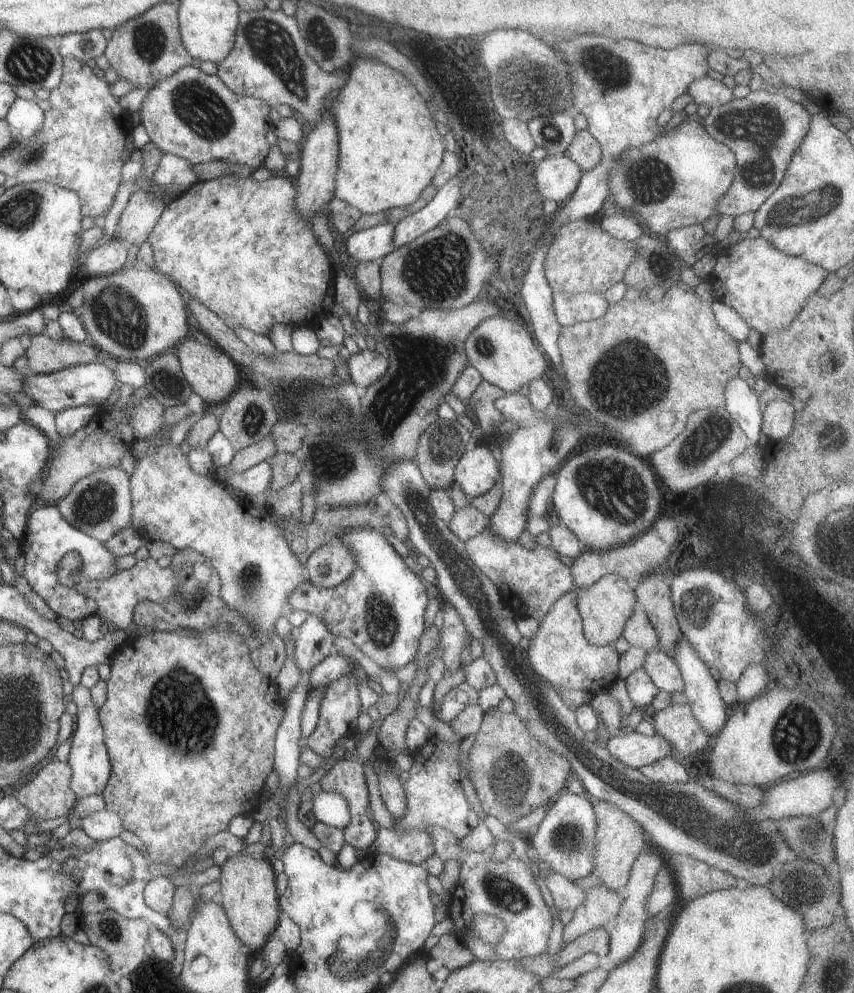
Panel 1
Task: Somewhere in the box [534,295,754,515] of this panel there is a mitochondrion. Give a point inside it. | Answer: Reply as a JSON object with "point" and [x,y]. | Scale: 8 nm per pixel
{"point":[623,385]}

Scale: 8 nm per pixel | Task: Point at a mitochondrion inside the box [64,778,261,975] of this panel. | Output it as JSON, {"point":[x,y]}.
{"point":[109,929]}

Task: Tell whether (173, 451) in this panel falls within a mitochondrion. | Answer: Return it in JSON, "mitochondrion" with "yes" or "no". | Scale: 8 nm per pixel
{"mitochondrion":"no"}

